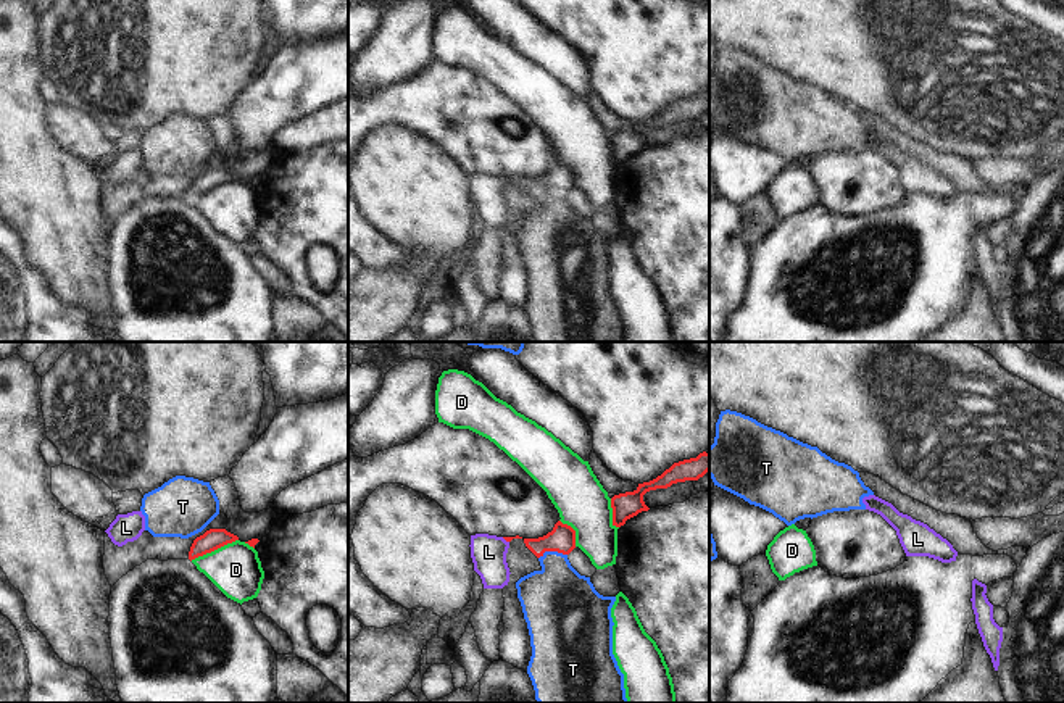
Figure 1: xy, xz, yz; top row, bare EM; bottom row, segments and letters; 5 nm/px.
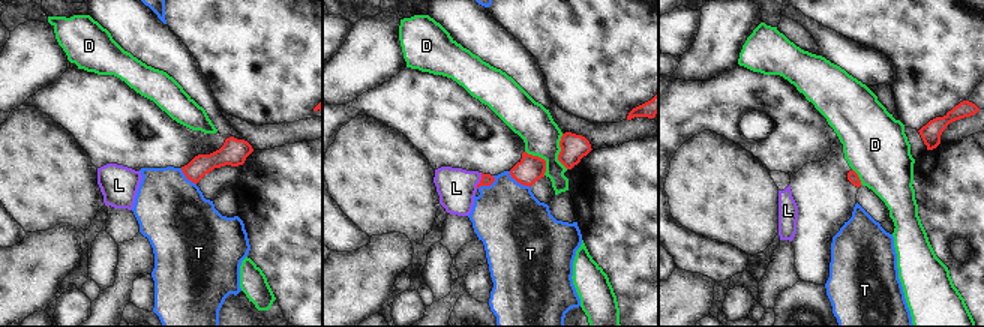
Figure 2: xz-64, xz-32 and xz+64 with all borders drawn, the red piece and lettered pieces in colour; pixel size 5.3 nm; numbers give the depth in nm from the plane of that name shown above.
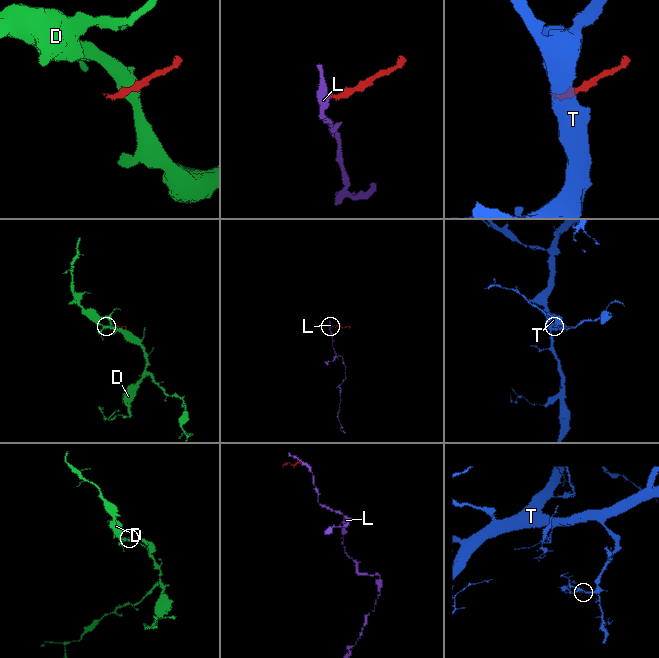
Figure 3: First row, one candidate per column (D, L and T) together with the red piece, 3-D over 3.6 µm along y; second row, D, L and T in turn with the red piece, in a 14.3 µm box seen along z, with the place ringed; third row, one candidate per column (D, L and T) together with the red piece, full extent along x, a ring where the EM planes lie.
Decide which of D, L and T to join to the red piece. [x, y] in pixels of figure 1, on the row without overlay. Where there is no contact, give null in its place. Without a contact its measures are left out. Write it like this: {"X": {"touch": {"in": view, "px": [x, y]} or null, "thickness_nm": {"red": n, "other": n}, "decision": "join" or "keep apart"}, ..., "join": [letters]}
{"D": {"touch": {"in": "xy", "px": [213, 189]}, "thickness_nm": {"red": 110, "other": 260}, "decision": "keep apart"}, "L": {"touch": {"in": "xz", "px": [505, 178]}, "thickness_nm": {"red": 30, "other": 180}, "decision": "join"}, "T": {"touch": {"in": "xz", "px": [552, 189]}, "thickness_nm": {"red": 140, "other": 340}, "decision": "keep apart"}, "join": ["L"]}

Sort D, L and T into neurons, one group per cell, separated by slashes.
D / L / T

